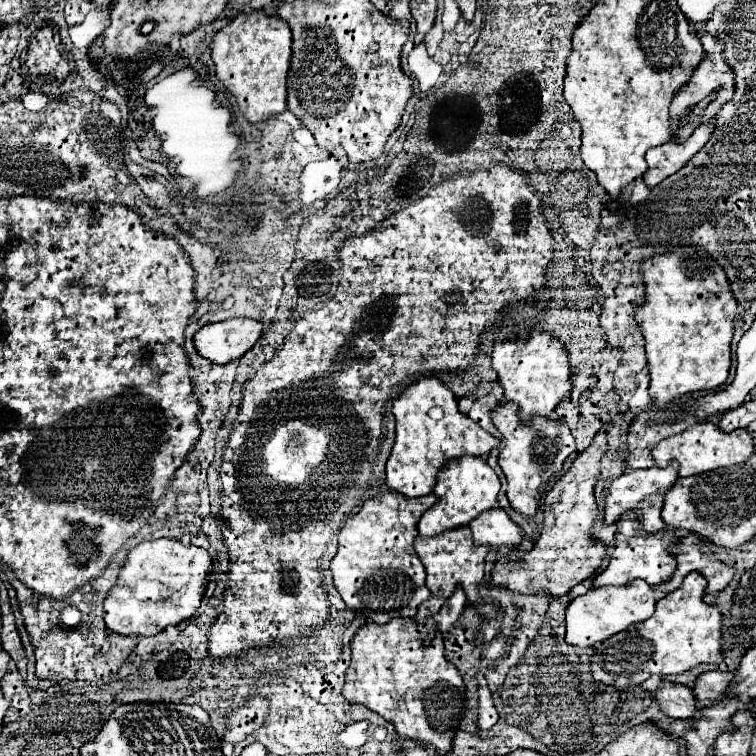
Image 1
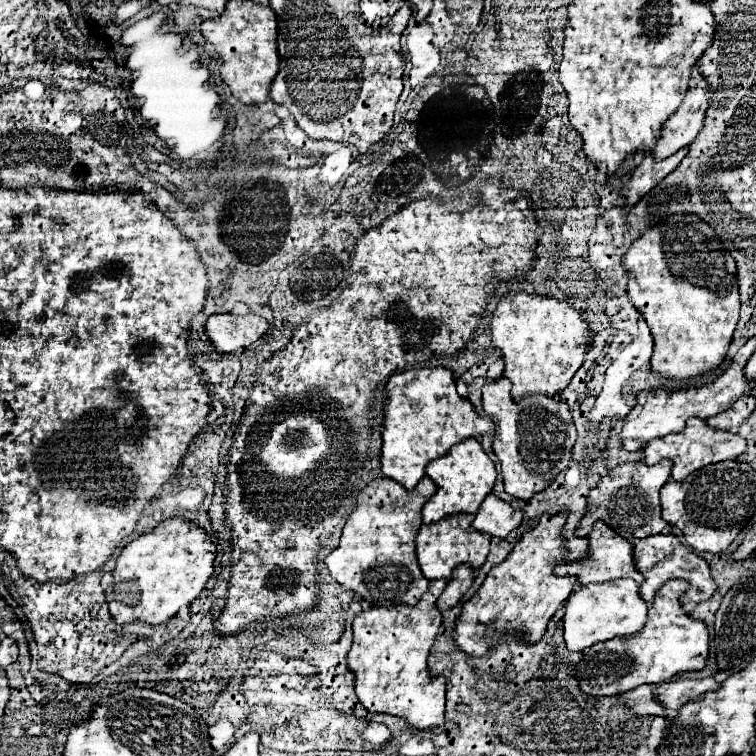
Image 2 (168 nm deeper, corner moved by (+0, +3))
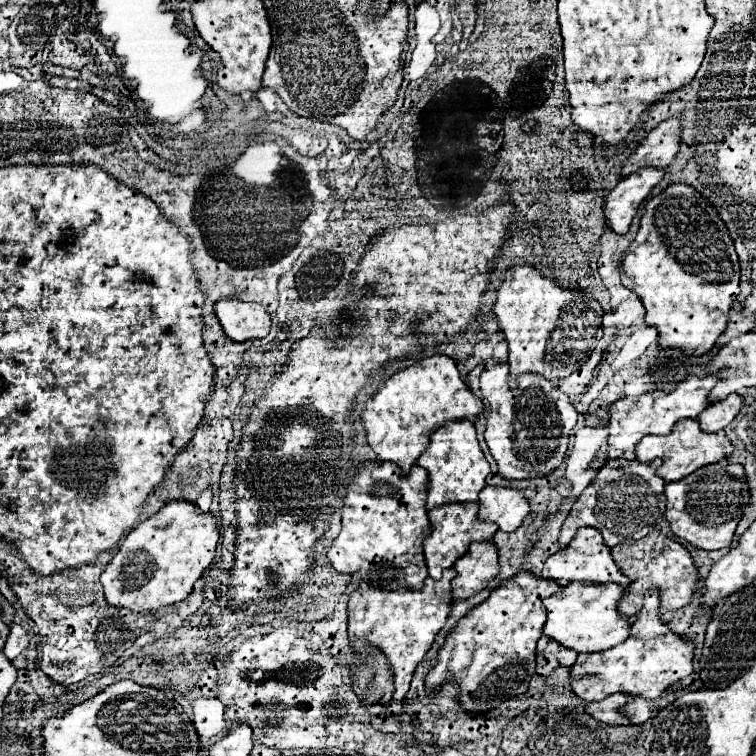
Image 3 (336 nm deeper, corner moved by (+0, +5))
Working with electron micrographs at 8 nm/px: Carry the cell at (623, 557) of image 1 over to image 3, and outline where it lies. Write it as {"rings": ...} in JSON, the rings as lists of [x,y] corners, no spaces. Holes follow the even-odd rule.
{"rings":[[[582,527],[576,531],[576,537],[566,549],[560,549],[552,557],[546,559],[542,569],[544,579],[552,579],[558,585],[564,585],[564,581],[588,581],[588,583],[620,583],[622,587],[630,585],[630,579],[626,579],[620,569],[616,567],[610,549],[604,545],[602,535],[592,527]]]}

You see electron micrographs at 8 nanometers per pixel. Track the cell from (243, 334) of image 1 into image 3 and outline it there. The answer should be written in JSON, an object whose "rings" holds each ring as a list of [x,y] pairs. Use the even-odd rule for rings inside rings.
{"rings":[[[220,299],[216,301],[214,309],[224,333],[234,341],[266,337],[270,331],[270,315],[258,303],[244,303],[240,299]]]}

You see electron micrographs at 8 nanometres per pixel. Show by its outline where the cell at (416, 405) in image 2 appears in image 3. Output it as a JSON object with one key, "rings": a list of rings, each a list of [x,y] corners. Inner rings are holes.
{"rings":[[[432,355],[394,373],[384,387],[366,401],[362,423],[366,427],[368,445],[378,459],[394,461],[404,473],[408,473],[420,453],[428,447],[430,435],[442,423],[454,419],[474,421],[482,411],[482,401],[462,381],[454,359],[448,355]]]}

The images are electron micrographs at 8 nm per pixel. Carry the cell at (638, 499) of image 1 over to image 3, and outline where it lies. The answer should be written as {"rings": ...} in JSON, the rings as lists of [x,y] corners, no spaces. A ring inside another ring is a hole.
{"rings":[[[610,459],[574,501],[562,525],[558,541],[562,547],[568,547],[580,527],[598,529],[608,547],[614,547],[628,539],[642,539],[644,535],[648,535],[648,531],[658,529],[658,525],[664,521],[664,509],[664,481],[656,475],[654,465],[640,463],[636,459]]]}

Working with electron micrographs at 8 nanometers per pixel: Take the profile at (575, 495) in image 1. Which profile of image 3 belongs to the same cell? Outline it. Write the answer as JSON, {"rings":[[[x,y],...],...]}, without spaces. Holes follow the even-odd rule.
{"rings":[[[528,571],[514,575],[502,587],[494,589],[490,593],[490,597],[484,603],[480,603],[478,607],[474,607],[464,619],[460,619],[456,629],[448,635],[446,645],[438,653],[436,667],[426,677],[428,695],[434,695],[446,681],[452,681],[460,689],[458,699],[460,699],[462,709],[468,711],[470,715],[484,715],[484,713],[496,709],[502,701],[524,695],[528,691],[528,683],[530,683],[530,679],[534,675],[534,667],[536,667],[536,641],[540,639],[542,627],[546,623],[546,609],[544,609],[542,601],[554,593],[558,593],[560,589],[562,587],[556,585],[554,581],[534,577]]]}

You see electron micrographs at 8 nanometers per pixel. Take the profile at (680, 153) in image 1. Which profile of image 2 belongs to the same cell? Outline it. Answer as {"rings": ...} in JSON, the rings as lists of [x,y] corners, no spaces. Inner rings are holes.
{"rings":[[[682,147],[680,151],[676,151],[674,155],[670,155],[668,159],[662,159],[662,161],[656,161],[652,155],[646,155],[644,161],[636,167],[634,175],[630,177],[630,181],[626,183],[626,187],[622,189],[622,195],[628,199],[628,205],[626,205],[626,211],[638,203],[652,187],[656,187],[668,173],[672,173],[678,163],[686,157],[688,153],[688,147]]]}

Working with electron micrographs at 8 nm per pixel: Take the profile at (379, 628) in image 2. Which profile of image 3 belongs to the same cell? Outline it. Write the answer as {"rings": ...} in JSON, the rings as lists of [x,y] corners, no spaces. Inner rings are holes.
{"rings":[[[448,569],[448,573],[440,581],[434,581],[432,577],[426,577],[422,589],[406,589],[406,587],[402,587],[402,589],[396,589],[396,591],[384,591],[384,589],[378,589],[378,587],[360,585],[350,595],[350,601],[348,601],[348,635],[350,635],[350,639],[352,641],[354,639],[366,639],[366,641],[378,645],[384,651],[384,655],[388,657],[390,665],[392,665],[396,691],[394,691],[392,701],[386,705],[386,711],[390,715],[400,715],[402,713],[402,699],[410,689],[412,669],[416,669],[416,665],[424,659],[424,655],[428,653],[430,645],[434,643],[438,631],[442,629],[442,625],[446,623],[446,619],[448,619],[448,615],[452,611],[452,591],[450,591],[452,585],[450,585],[450,581],[454,577],[456,577],[456,571]]]}

